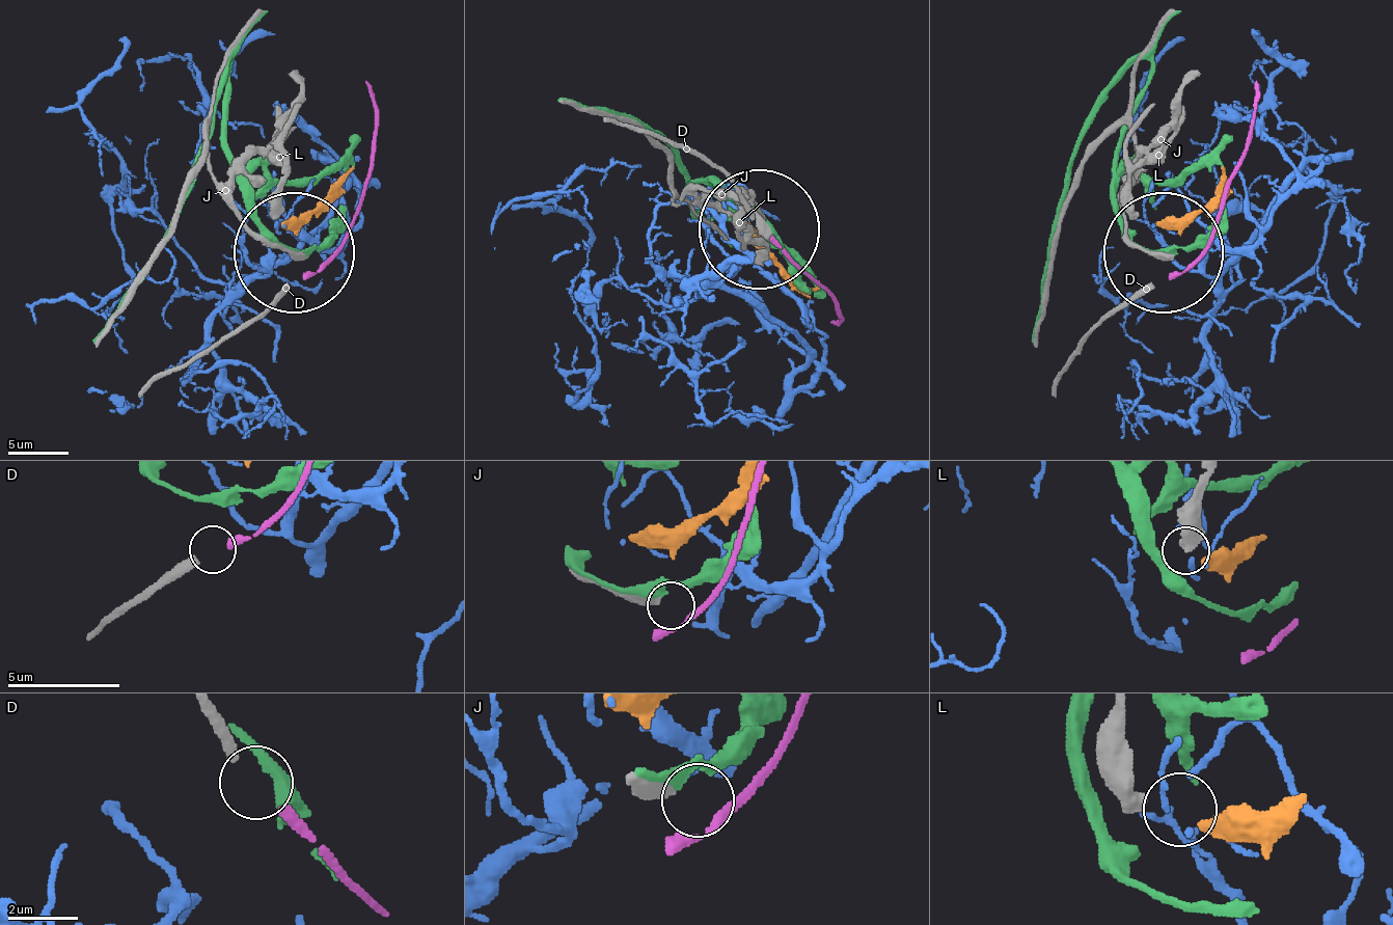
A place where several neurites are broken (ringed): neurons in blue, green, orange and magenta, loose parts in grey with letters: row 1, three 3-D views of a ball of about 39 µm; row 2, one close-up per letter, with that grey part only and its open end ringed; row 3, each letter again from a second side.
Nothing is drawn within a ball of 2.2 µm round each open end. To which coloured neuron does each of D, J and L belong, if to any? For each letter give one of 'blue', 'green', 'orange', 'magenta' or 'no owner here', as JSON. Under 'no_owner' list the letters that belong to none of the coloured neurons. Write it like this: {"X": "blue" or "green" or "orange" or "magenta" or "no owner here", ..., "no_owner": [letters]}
{"D": "magenta", "J": "no owner here", "L": "orange", "no_owner": ["J"]}

